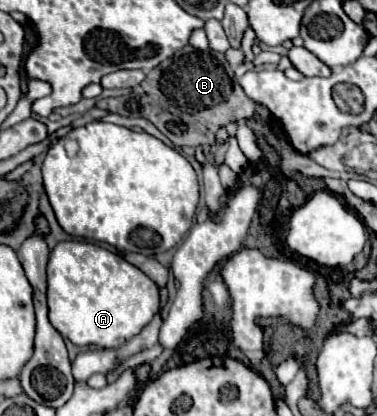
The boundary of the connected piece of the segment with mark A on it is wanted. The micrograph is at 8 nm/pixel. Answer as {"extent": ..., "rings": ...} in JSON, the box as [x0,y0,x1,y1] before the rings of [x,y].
{"extent":[47,241,159,349],"rings":[[[61,241],[49,255],[47,305],[51,325],[77,347],[115,349],[153,319],[159,309],[159,287],[109,249],[85,241]]]}

